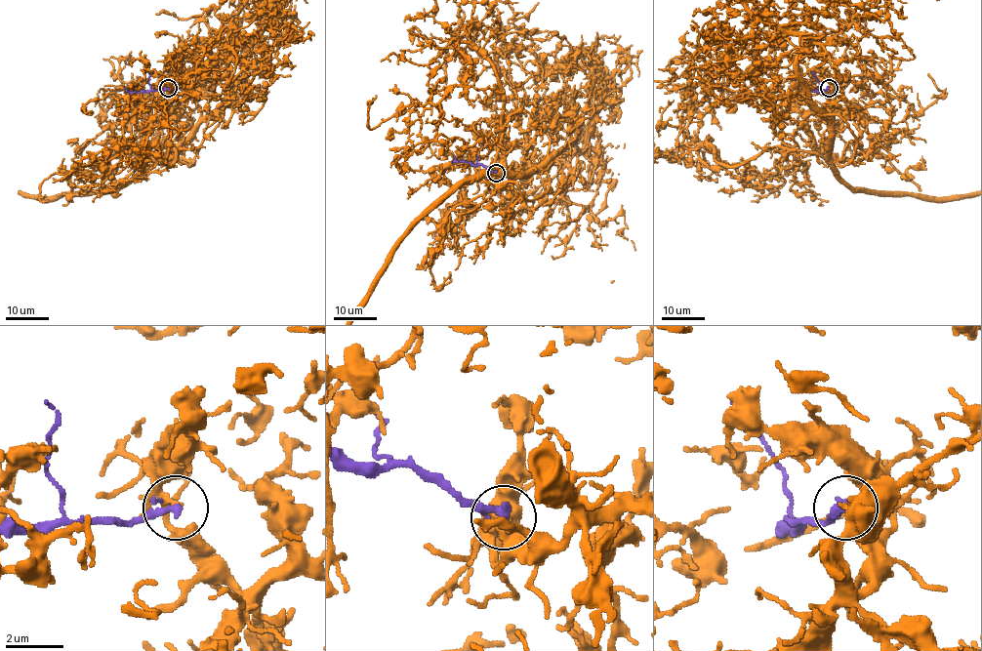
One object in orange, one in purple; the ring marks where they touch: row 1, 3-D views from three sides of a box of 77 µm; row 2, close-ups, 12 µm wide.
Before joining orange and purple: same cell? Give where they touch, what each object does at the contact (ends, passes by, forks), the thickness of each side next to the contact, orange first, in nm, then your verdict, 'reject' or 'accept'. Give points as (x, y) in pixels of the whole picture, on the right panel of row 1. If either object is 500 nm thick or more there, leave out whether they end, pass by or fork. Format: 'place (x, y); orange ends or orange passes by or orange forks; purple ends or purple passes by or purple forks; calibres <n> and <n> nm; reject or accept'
place (829, 88); orange forks; purple ends; calibres 120 and 320 nm; reject

